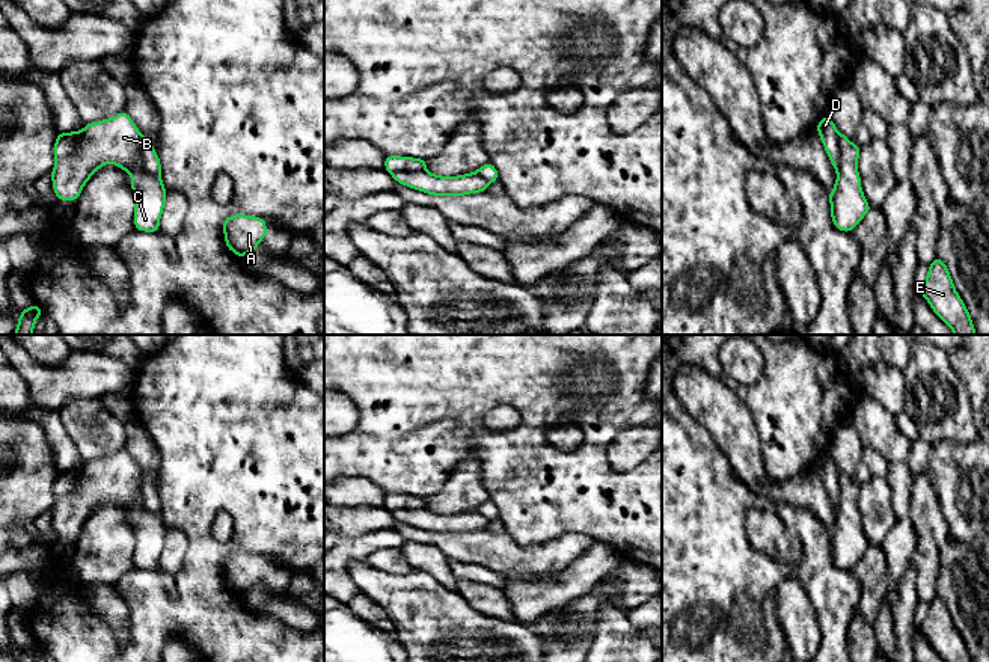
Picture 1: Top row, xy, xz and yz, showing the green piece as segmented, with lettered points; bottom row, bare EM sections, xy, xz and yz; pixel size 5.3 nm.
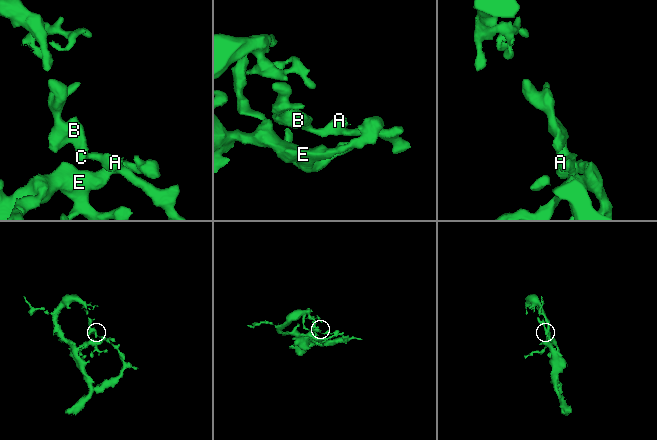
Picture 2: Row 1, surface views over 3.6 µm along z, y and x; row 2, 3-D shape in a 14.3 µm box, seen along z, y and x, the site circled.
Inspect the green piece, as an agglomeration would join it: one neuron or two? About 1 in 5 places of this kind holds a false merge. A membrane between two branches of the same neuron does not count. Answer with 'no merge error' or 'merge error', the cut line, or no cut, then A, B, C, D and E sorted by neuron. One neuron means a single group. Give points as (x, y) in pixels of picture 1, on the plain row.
no merge error; cut none; groups A B C D E

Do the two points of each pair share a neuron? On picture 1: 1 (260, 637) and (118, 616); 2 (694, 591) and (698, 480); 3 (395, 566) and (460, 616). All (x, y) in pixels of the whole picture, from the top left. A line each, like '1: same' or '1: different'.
1: different
2: same
3: different

